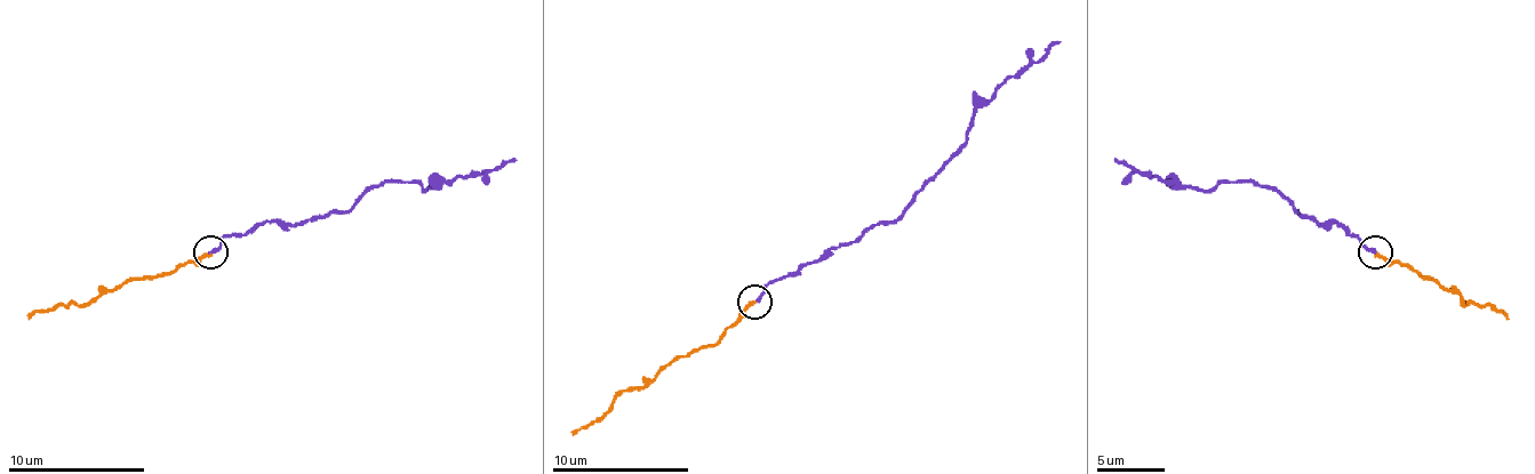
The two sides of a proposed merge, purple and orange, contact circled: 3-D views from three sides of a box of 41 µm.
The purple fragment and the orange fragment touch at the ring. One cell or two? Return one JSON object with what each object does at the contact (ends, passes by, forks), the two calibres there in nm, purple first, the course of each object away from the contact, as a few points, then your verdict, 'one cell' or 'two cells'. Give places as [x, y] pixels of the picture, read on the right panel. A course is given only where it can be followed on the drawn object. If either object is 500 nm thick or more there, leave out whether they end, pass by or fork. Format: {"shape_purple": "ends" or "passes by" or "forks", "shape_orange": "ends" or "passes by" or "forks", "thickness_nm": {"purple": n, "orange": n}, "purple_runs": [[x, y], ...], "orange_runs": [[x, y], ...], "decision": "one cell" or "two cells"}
{"shape_purple": "ends", "shape_orange": "ends", "thickness_nm": {"purple": 200, "orange": 220}, "purple_runs": [[1376, 251], [1335, 221], [1318, 224], [1287, 200], [1253, 183], [1194, 190], [1116, 159]], "orange_runs": [[1376, 251], [1430, 279], [1461, 299], [1464, 306], [1492, 306], [1509, 320]], "decision": "two cells"}

